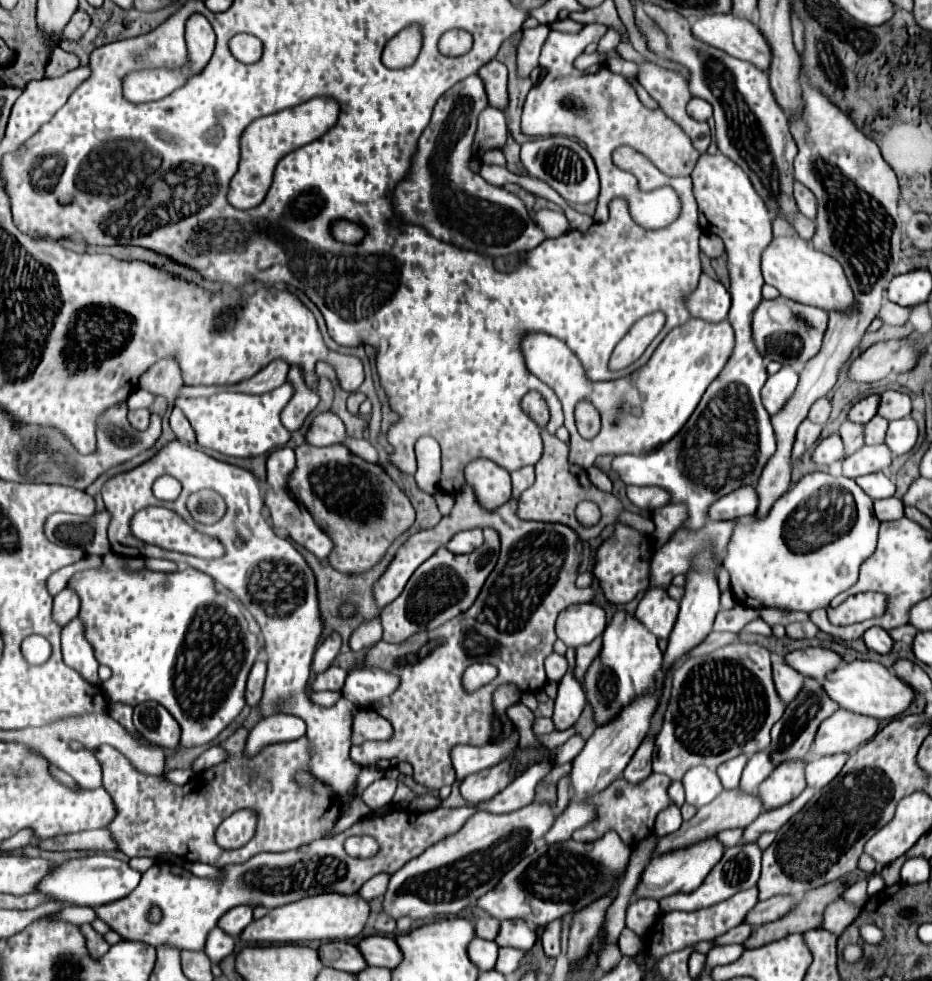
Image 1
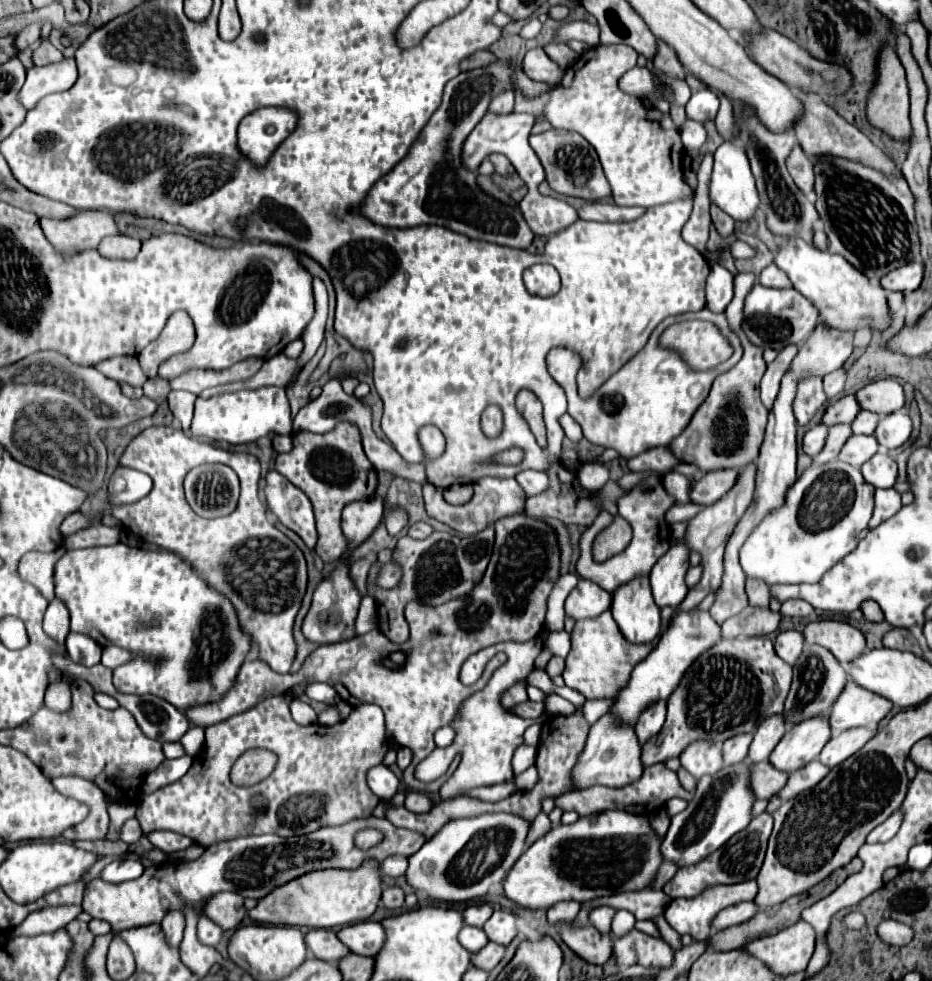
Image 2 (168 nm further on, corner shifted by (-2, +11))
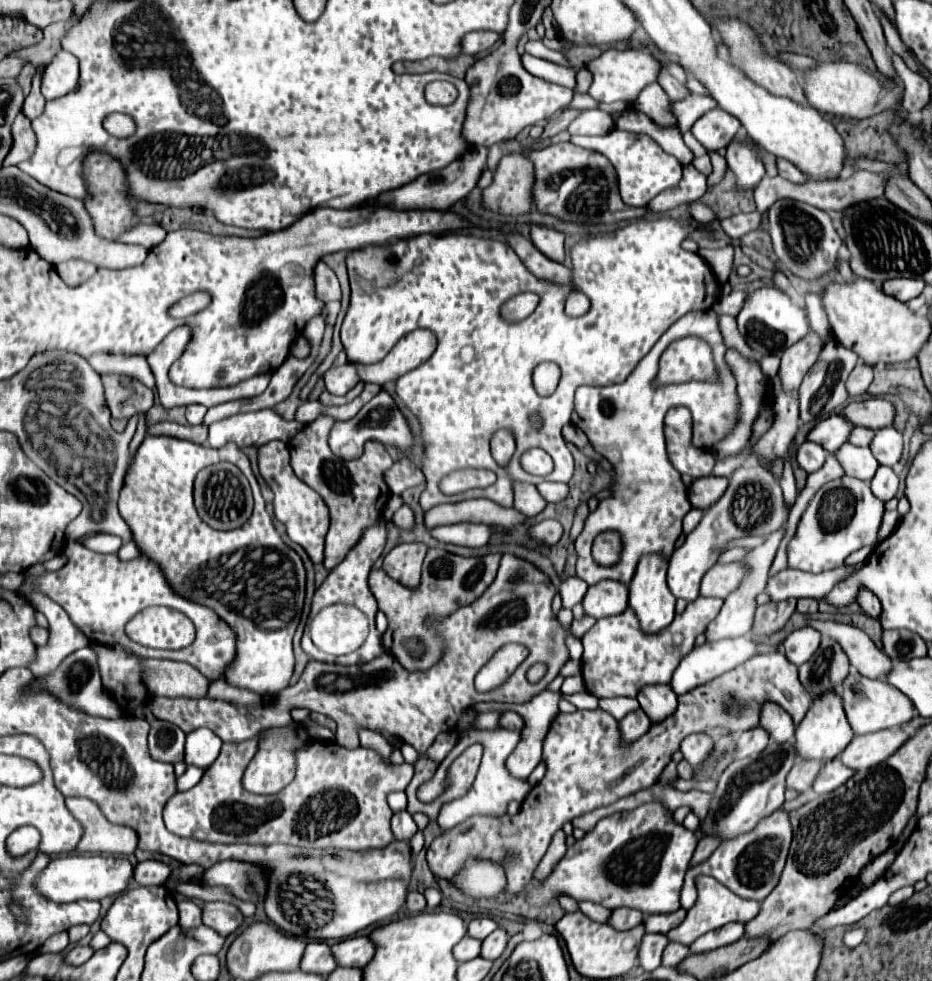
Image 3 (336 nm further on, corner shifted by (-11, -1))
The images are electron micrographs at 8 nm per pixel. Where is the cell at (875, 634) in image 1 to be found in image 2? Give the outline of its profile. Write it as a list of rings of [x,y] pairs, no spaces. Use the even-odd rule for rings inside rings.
[[[866,600],[866,602],[860,606],[860,610],[864,612],[864,618],[870,620],[870,622],[882,622],[882,620],[884,620],[884,616],[882,616],[882,612],[880,612],[880,606],[878,606],[874,600]]]

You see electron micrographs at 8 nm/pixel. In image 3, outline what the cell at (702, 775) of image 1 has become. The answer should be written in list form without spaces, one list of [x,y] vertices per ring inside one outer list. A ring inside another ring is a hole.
[[[691,734],[681,744],[681,752],[693,768],[699,768],[709,758],[711,750],[713,750],[713,740],[705,734]]]

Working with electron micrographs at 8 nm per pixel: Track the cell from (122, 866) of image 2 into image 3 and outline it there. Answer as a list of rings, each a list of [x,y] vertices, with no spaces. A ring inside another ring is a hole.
[[[159,860],[139,862],[133,870],[133,880],[139,886],[159,886],[173,874],[173,868]]]

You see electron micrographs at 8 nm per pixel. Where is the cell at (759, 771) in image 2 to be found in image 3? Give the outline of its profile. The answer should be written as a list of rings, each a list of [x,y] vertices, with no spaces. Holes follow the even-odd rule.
[[[799,760],[799,762],[791,768],[791,772],[789,772],[789,776],[787,776],[787,790],[805,792],[805,790],[813,784],[813,780],[815,780],[817,772],[821,770],[821,766],[823,766],[823,762]]]

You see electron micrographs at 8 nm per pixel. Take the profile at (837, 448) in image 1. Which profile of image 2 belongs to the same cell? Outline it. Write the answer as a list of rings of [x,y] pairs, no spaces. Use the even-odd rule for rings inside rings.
[[[818,424],[818,426],[812,426],[806,434],[804,434],[804,440],[802,440],[802,450],[808,454],[808,456],[816,456],[820,452],[820,448],[824,448],[824,440],[828,436],[828,428],[824,424]]]

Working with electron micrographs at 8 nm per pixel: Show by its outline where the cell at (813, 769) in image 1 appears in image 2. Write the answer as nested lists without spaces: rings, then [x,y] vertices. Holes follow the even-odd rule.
[[[850,728],[840,734],[834,734],[830,738],[830,742],[824,746],[818,760],[822,764],[834,768],[834,766],[842,764],[846,758],[850,758],[852,754],[856,754],[874,734],[876,734],[876,730],[870,730],[870,728]]]

